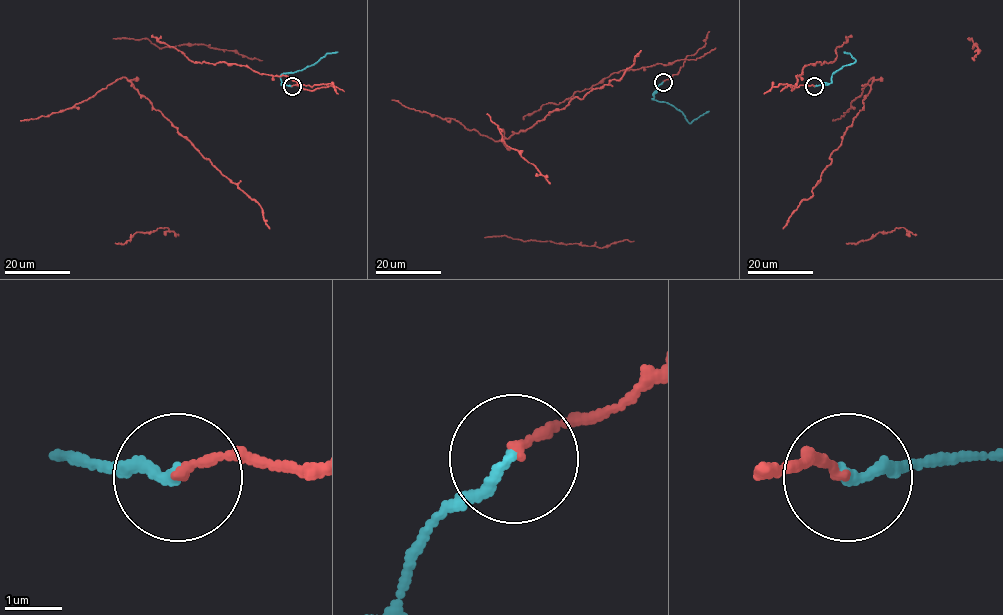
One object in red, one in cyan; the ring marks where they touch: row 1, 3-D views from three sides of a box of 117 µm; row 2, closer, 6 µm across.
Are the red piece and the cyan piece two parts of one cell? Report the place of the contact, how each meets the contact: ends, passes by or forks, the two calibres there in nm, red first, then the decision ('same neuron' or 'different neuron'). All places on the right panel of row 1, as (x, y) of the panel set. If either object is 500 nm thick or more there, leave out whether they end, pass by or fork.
(814, 86) | red ends | cyan ends | 150/190 nm | same neuron

